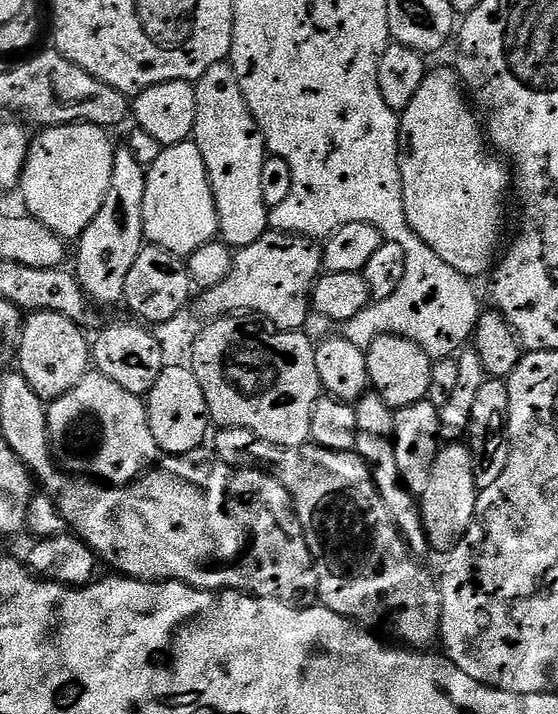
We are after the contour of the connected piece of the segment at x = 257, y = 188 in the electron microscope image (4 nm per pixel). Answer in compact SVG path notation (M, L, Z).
M231 63L210 66L210 70L206 70L206 74L202 74L202 78L195 81L194 87L198 114L191 139L198 146L198 150L202 150L202 162L206 162L206 170L212 183L212 193L220 223L219 239L223 240L229 248L239 250L250 246L250 242L258 242L258 238L262 238L270 230L269 208L266 206L266 198L262 198L262 166L266 159L264 135L254 114L250 114L250 106L238 86L238 78L234 74Z

